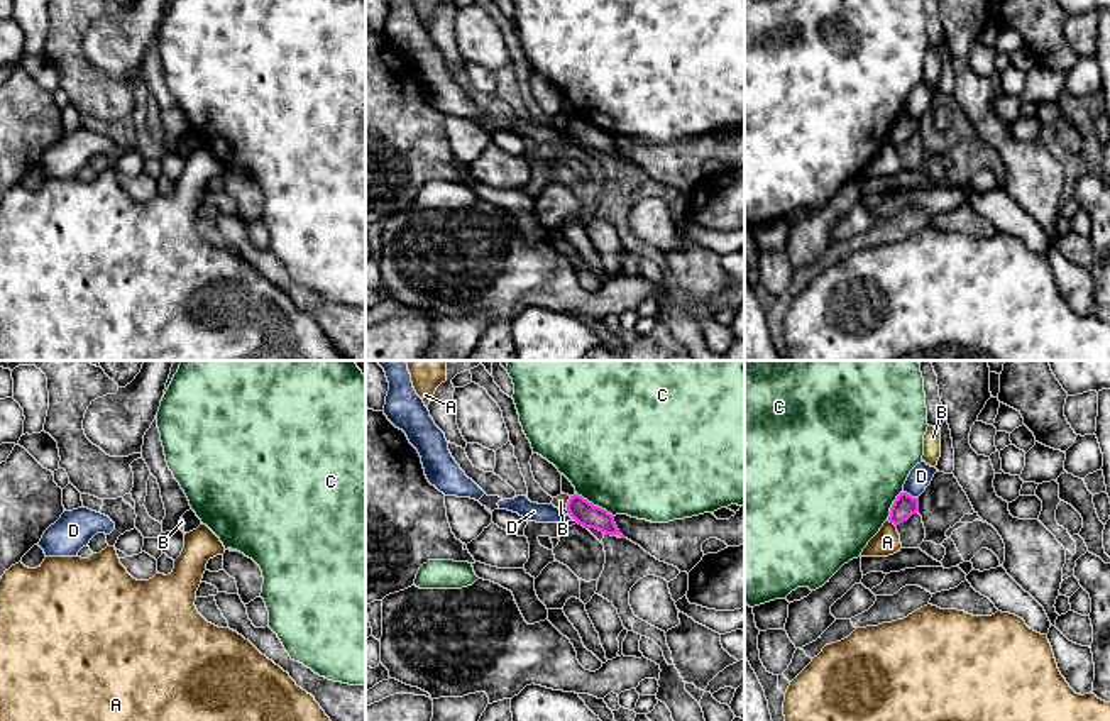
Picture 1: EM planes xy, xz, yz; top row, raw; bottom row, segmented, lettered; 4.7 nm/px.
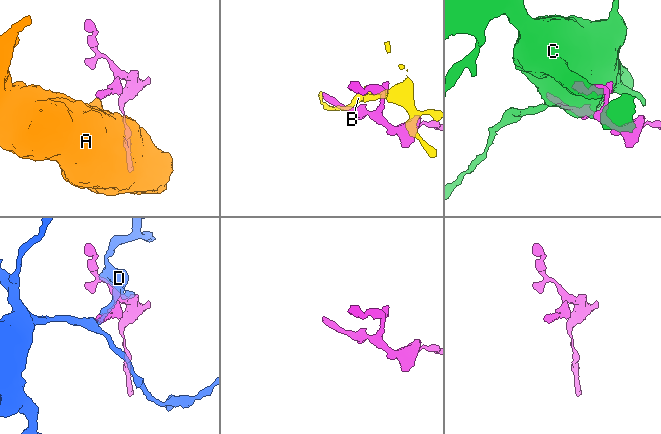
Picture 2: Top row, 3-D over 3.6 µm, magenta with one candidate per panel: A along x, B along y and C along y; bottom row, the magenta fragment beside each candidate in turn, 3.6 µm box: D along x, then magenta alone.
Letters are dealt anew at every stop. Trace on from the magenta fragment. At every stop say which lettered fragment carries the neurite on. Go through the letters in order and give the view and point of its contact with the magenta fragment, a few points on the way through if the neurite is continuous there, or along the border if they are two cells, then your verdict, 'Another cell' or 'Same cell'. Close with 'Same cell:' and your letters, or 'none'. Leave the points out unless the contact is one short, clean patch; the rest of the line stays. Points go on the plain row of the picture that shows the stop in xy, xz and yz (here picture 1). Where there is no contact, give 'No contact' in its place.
A: Touches magenta at yz (892, 143). Boundary: yz (889, 141), (895, 148). Another cell
B: Touches magenta at xz (569, 122). Another cell
C: Touches magenta at xz (596, 127). Another cell
D: Touches magenta at yz (909, 115). Another cell
Same cell: none

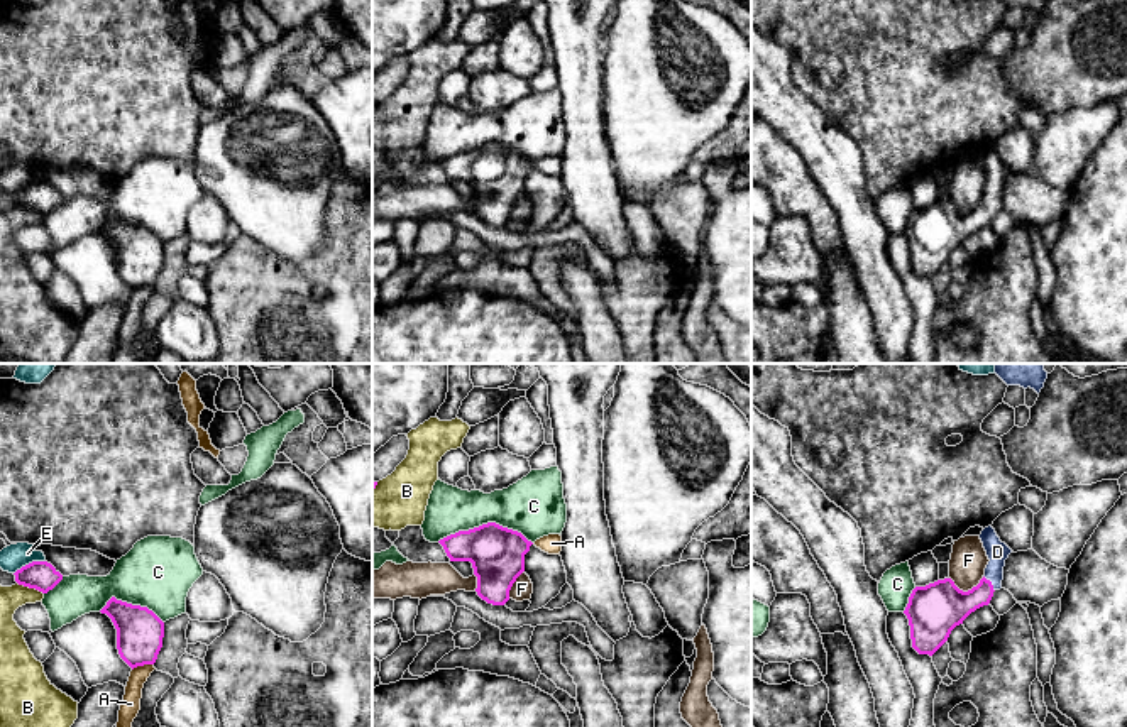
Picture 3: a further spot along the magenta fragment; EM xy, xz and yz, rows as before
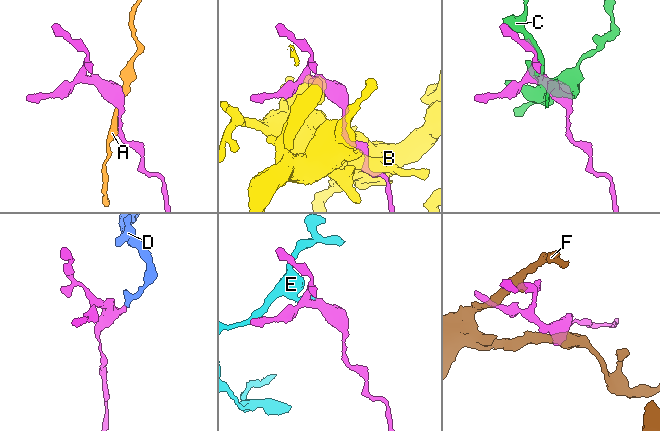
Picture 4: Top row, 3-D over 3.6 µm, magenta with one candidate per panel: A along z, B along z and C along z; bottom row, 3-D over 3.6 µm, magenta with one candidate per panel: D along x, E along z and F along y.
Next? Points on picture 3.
A: Touches magenta at xy (142, 286). Another cell
B: Touches magenta at xy (31, 208). Another cell
C: Touches magenta at xz (484, 146). Another cell
D: Touches magenta at yz (990, 205). Path across: yz (943, 227), (968, 224), (990, 205), (997, 173). Same cell
E: Touches magenta at xy (29, 185). Another cell
F: Touches magenta at yz (968, 212). Another cell
Same cell: D

